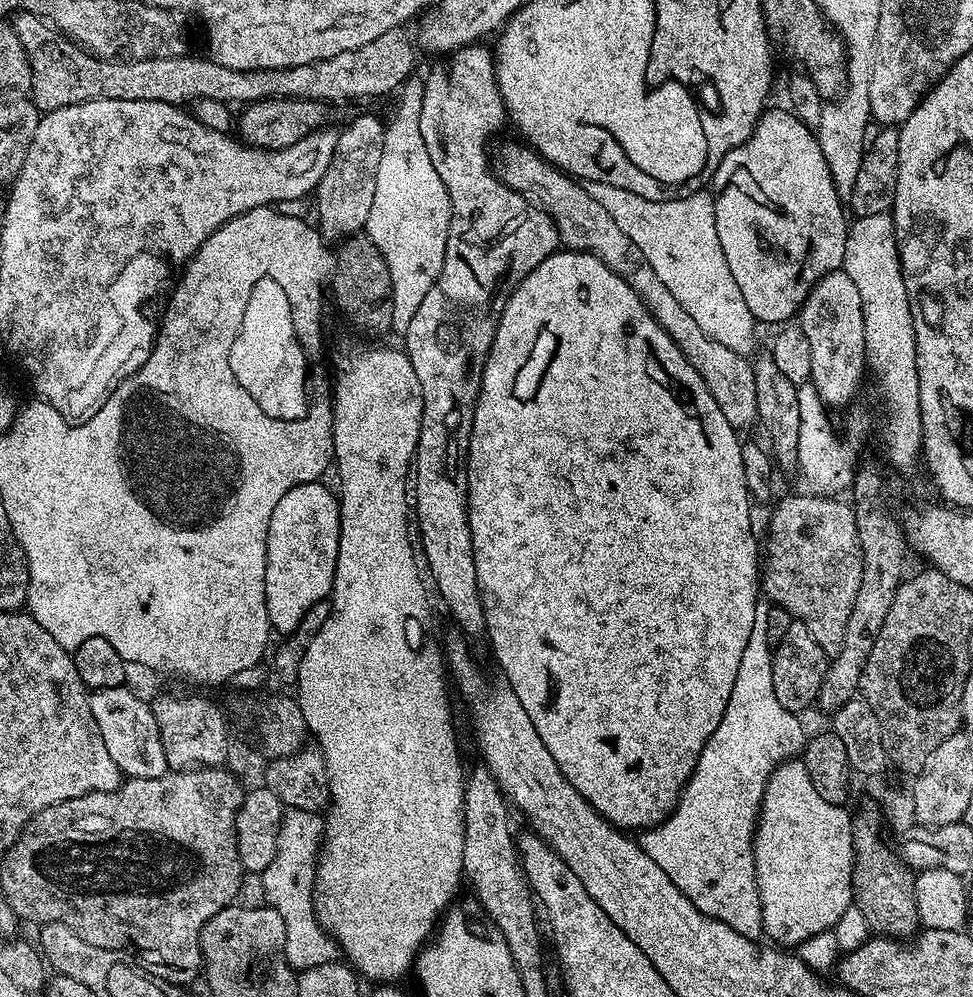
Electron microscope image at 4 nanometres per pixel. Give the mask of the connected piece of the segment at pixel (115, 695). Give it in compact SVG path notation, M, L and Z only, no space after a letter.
M130 688L95 689L88 697L90 714L94 714L94 722L98 722L98 734L102 734L102 742L106 742L106 754L118 762L125 777L158 778L169 771L158 722L152 713L151 703L135 696Z

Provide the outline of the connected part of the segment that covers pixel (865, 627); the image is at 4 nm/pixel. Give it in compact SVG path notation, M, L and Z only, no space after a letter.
M860 508L860 553L864 561L862 562L862 576L858 582L858 594L854 594L854 606L850 610L850 618L846 622L846 634L842 638L842 650L838 650L838 654L831 657L828 661L828 669L826 674L822 678L822 686L818 690L818 698L816 704L822 711L828 712L827 714L835 714L839 708L846 706L846 702L857 699L860 691L860 679L862 678L862 670L866 666L866 658L870 658L870 650L874 646L874 642L878 638L878 634L882 630L882 622L886 622L886 614L890 610L890 602L894 602L894 594L896 593L896 587L905 579L906 571L904 572L904 555L909 555L910 545L907 540L904 539L904 529L898 523L897 517L892 512L886 516L876 516L876 512L868 512L868 508Z

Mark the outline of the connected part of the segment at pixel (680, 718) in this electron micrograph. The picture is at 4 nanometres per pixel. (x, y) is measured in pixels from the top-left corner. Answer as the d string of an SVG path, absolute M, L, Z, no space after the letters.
M557 250L526 278L522 278L520 285L509 296L506 306L500 315L498 330L494 334L494 342L488 351L488 357L482 370L480 379L480 393L474 406L474 418L470 430L470 442L468 443L468 521L470 522L470 538L474 550L474 570L478 574L478 590L484 607L484 626L486 637L492 643L492 652L496 655L496 664L504 671L503 679L508 687L514 690L518 702L522 702L522 710L526 710L530 722L534 722L534 730L538 730L538 738L546 745L546 750L558 762L558 770L566 774L566 782L598 810L600 816L605 816L615 828L632 830L628 828L640 828L647 830L661 824L663 820L676 809L682 790L714 730L718 730L718 722L722 722L722 714L726 710L726 702L730 702L730 690L734 690L734 677L738 674L738 665L742 663L742 650L746 650L746 641L750 638L750 630L754 630L754 614L758 607L758 585L762 580L762 556L758 551L758 540L752 537L752 504L748 483L746 482L746 470L742 470L742 443L738 438L737 429L726 422L726 414L714 402L710 390L706 390L706 382L702 382L702 374L686 362L686 354L678 350L674 338L658 326L658 322L646 310L646 306L638 298L636 291L626 283L610 266L606 266L597 256L589 252L573 252L571 250Z

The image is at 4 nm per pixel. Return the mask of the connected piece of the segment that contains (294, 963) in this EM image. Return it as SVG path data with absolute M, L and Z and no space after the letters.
M287 809L278 834L278 854L274 854L274 862L270 862L270 866L258 876L268 899L265 900L267 907L278 910L282 922L286 922L286 946L282 956L294 970L331 964L338 956L336 941L320 927L316 918L316 874L325 835L326 820L320 812Z

